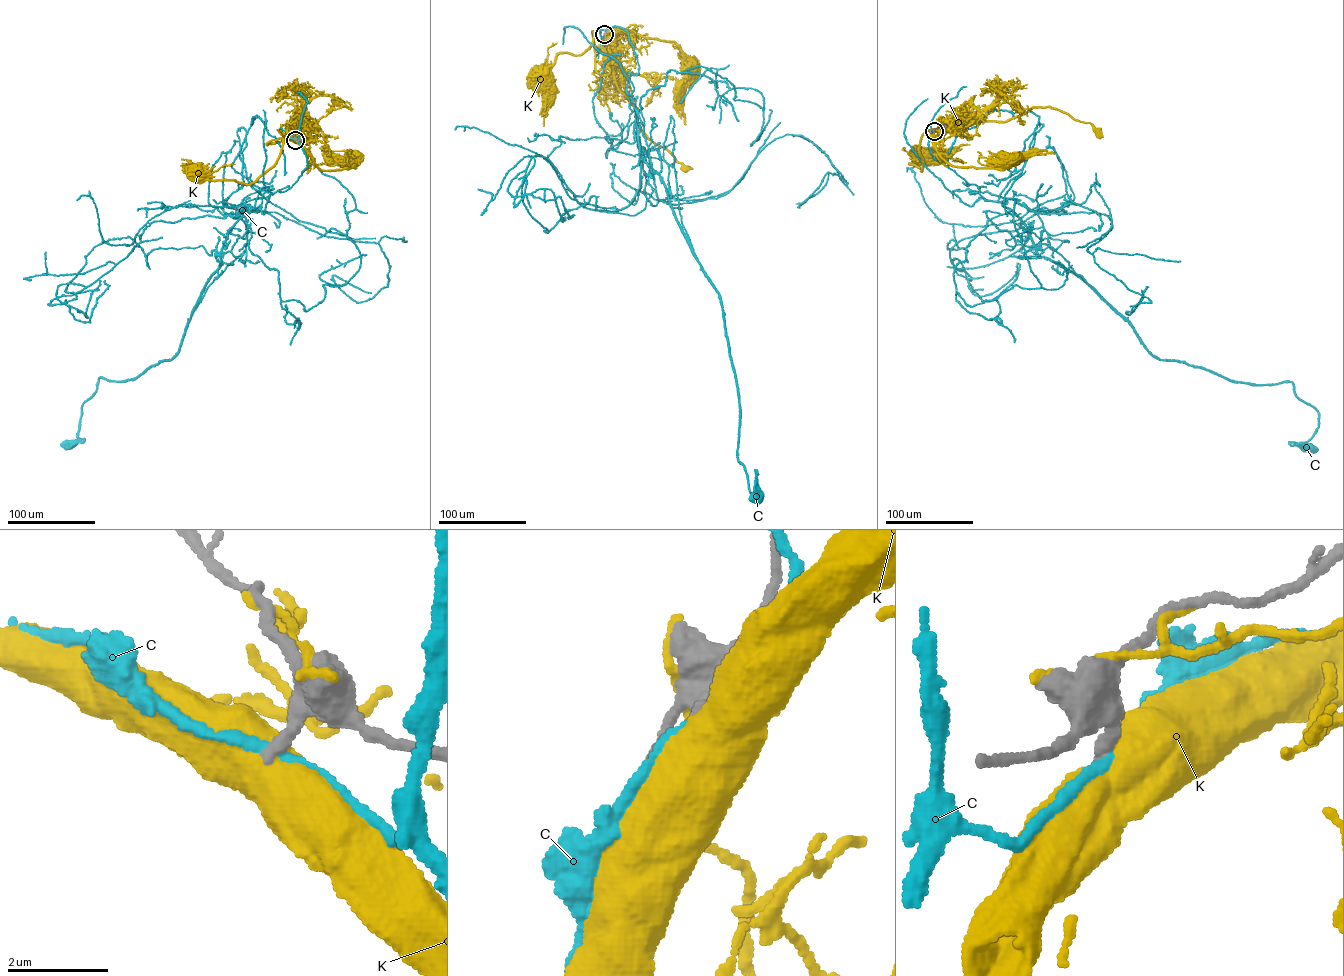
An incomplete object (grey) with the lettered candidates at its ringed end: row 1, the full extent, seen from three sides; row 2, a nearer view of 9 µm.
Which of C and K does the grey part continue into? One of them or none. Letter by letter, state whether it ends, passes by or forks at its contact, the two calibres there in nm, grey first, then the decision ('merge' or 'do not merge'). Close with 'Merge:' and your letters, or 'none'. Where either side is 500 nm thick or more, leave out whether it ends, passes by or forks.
C: it passes by; 320 nm thick on the grey side, 220 nm on the other; do not merge
K: 300 nm thick on the grey side, 1000 nm on the other; do not merge
Merge: none

